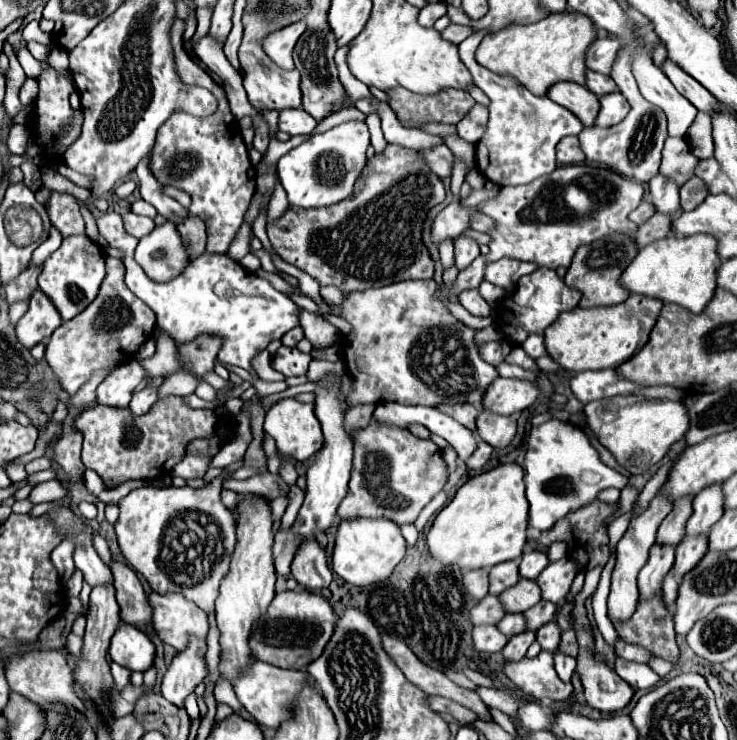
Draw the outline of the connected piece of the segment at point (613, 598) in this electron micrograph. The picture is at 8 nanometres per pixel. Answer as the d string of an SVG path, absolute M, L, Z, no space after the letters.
M654 497L650 501L650 507L636 519L630 521L628 531L624 533L624 537L618 543L618 557L616 557L616 567L612 573L612 585L610 585L610 595L608 595L608 619L614 623L626 623L638 605L638 587L636 587L636 579L640 569L646 565L648 555L650 555L650 547L654 545L656 539L656 531L658 525L662 523L662 517L666 517L670 513L670 505L666 505L666 501L662 501L662 497Z

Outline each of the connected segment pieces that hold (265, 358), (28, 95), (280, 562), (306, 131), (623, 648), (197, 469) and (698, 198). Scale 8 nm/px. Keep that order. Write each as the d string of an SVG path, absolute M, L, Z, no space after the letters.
M265 349L252 360L252 367L258 377L264 381L284 381L286 377L272 367L272 358Z
M26 79L22 89L20 89L20 101L24 105L30 105L30 101L34 101L34 93L38 93L38 83L36 79Z
M278 531L274 537L274 567L276 575L288 579L290 577L290 565L294 559L294 537L290 537L290 531Z
M286 109L280 113L278 127L290 135L310 135L316 129L314 117L310 117L304 109Z
M622 639L616 641L616 655L622 657L622 659L628 659L628 661L638 661L638 663L646 663L650 653L642 647L636 647L636 645L630 645Z
M186 455L185 457L172 469L170 475L184 479L203 478L212 459L204 455Z
M692 177L690 181L686 181L680 189L680 205L684 211L688 209L696 209L708 195L708 187L700 177Z

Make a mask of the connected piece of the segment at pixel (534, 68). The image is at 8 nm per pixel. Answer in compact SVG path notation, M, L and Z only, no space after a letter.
M578 11L550 13L530 25L508 25L482 39L476 61L494 73L516 77L534 95L544 95L558 81L584 83L586 51L598 39L598 31L590 17Z

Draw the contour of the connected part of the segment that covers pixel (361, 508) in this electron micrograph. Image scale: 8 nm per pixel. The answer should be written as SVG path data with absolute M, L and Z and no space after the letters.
M368 425L354 433L354 467L350 477L350 489L338 509L340 517L390 517L398 525L412 523L420 511L432 501L432 497L446 485L446 465L442 451L428 439L414 437L408 429L374 429Z

